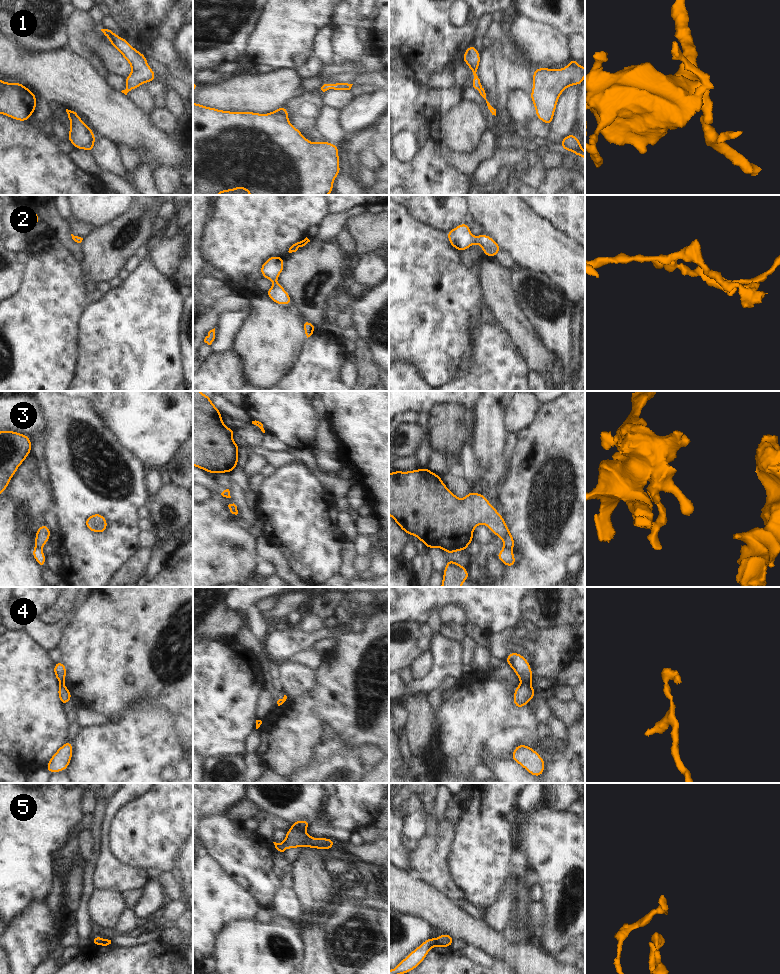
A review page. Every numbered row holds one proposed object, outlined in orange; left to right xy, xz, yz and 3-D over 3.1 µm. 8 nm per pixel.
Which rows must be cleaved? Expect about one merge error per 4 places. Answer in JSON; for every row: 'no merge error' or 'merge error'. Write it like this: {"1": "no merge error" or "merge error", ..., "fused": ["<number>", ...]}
{"1": "no merge error", "2": "no merge error", "3": "merge error", "4": "merge error", "5": "merge error", "fused": ["3", "4", "5"]}

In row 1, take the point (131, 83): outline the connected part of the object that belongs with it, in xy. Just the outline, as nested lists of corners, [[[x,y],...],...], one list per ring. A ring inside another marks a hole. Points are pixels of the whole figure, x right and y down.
[[[101,29],[101,31],[131,66],[132,73],[125,78],[126,89],[122,90],[122,93],[127,95],[129,91],[140,87],[143,83],[156,81],[155,72],[147,63],[147,56],[138,52],[127,42],[126,38],[121,38],[108,29]]]

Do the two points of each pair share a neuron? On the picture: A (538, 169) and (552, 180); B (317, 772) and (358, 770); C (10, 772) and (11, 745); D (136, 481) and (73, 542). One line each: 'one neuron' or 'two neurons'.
A: two neurons
B: one neuron
C: two neurons
D: one neuron

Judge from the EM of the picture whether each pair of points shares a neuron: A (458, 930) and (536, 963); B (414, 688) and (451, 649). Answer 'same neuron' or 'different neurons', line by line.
A: same neuron
B: same neuron

